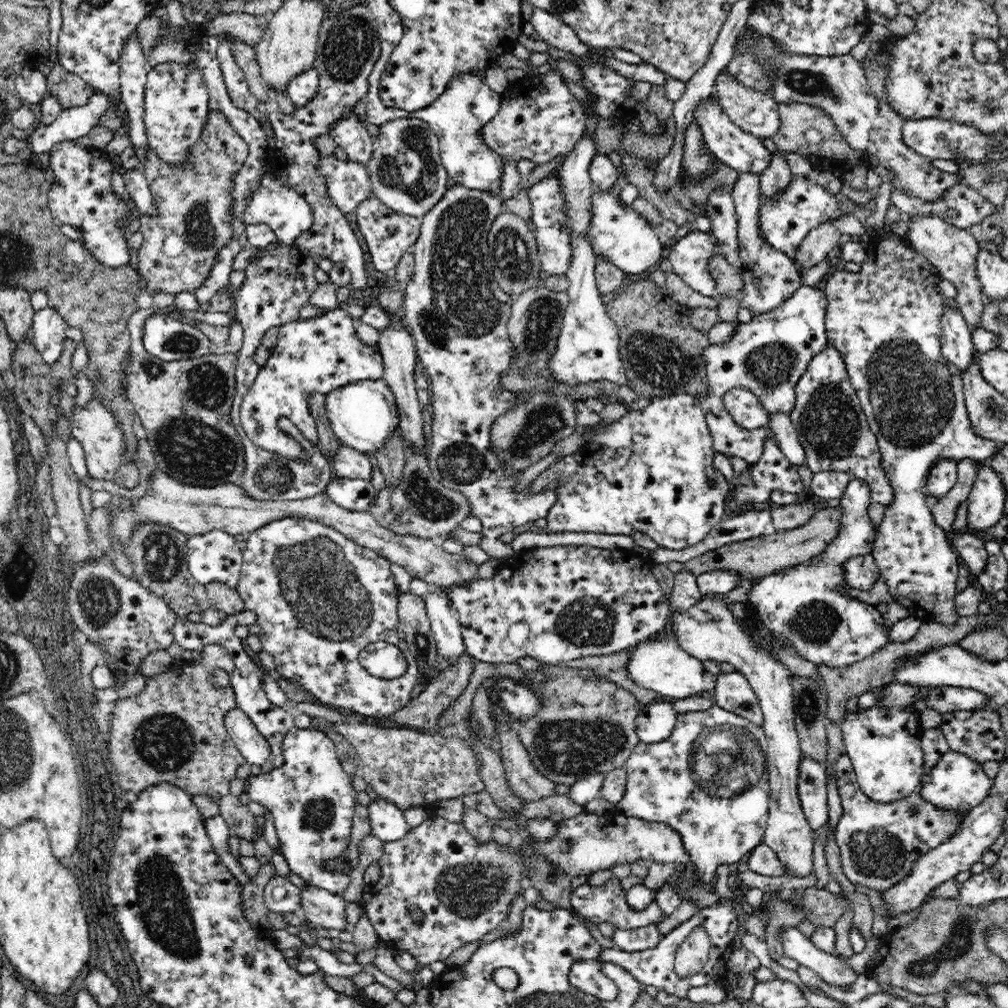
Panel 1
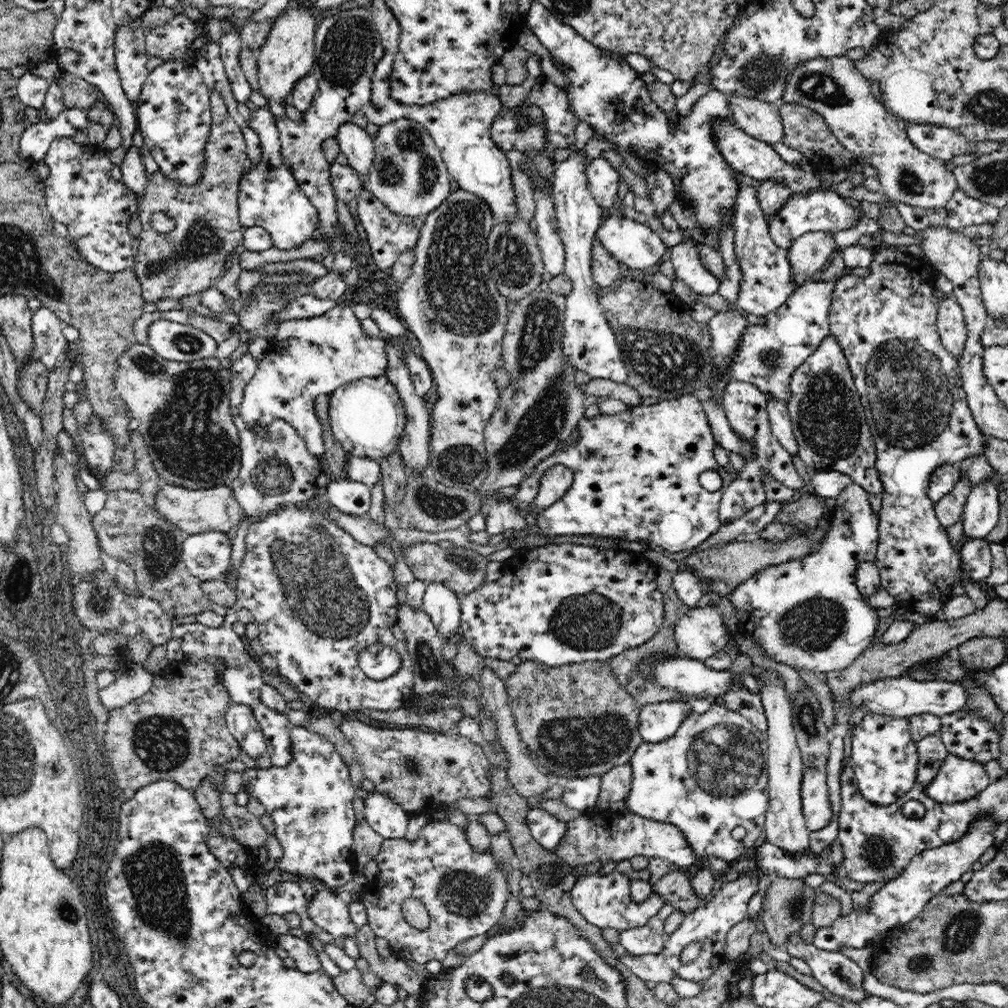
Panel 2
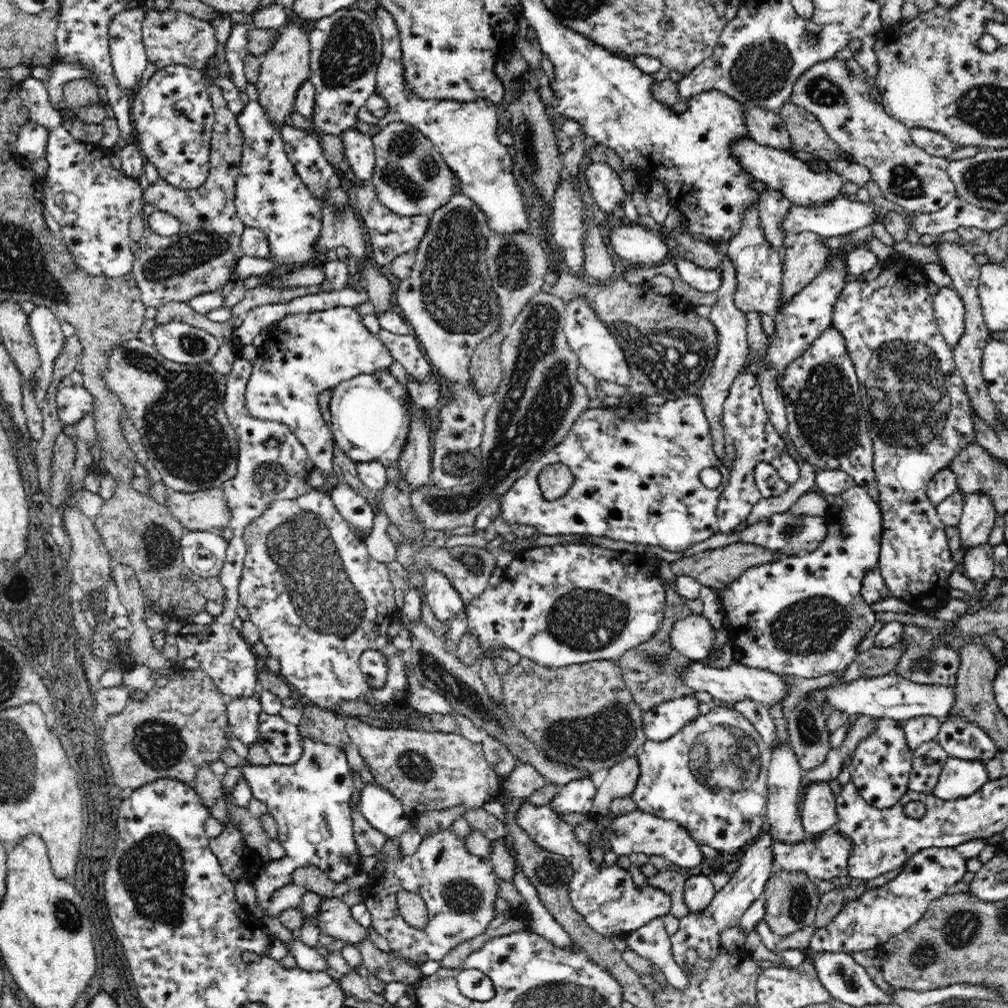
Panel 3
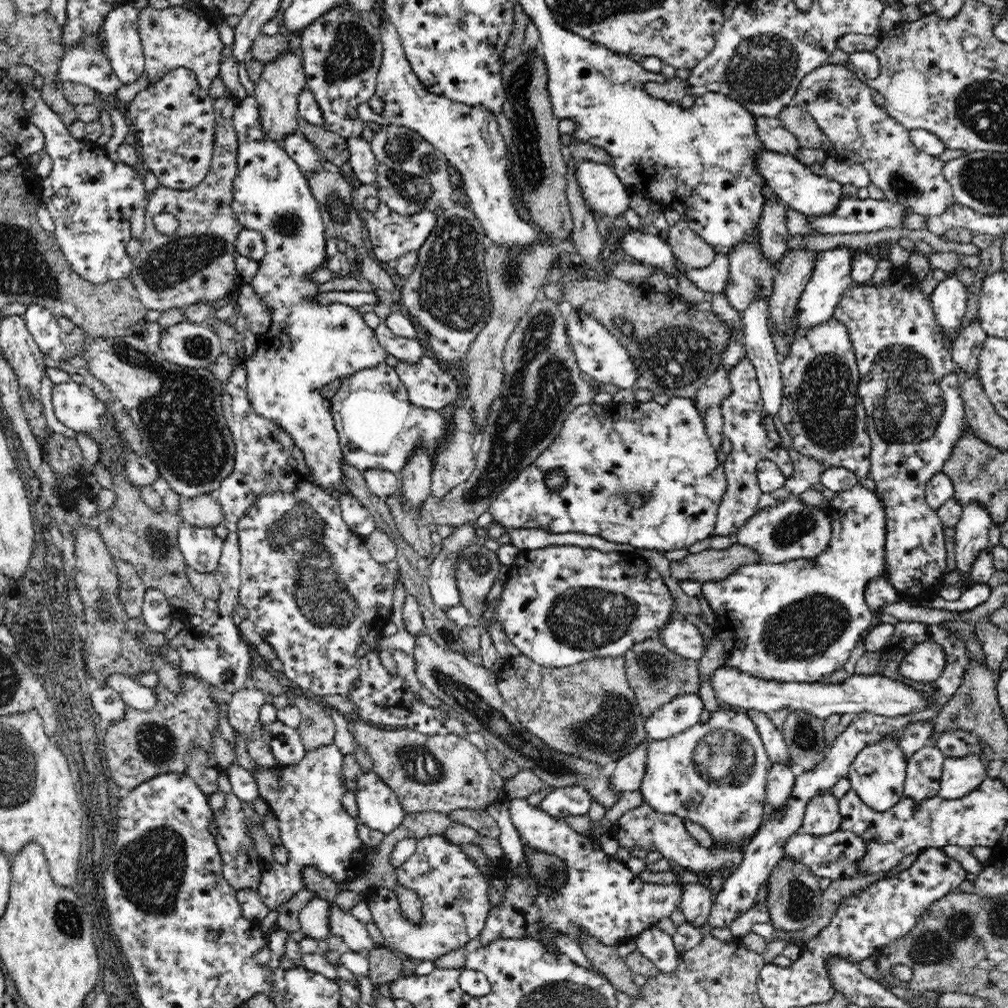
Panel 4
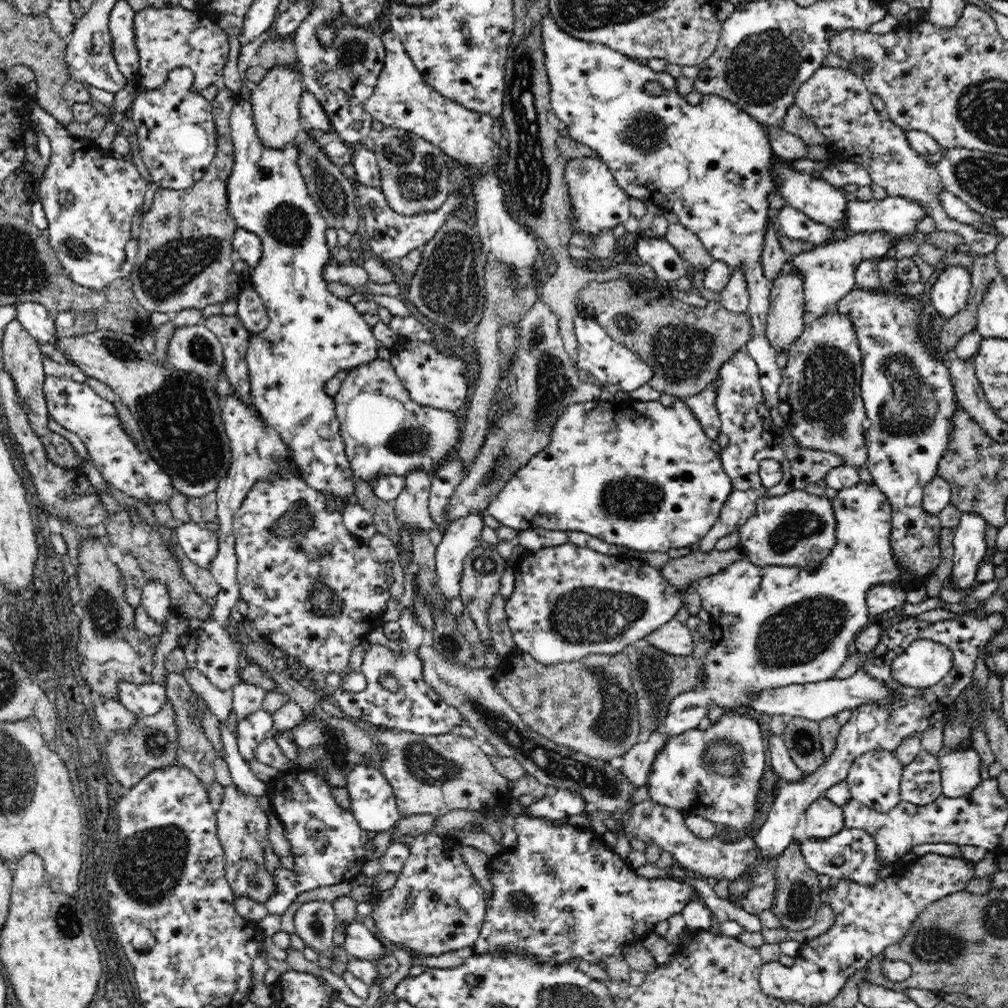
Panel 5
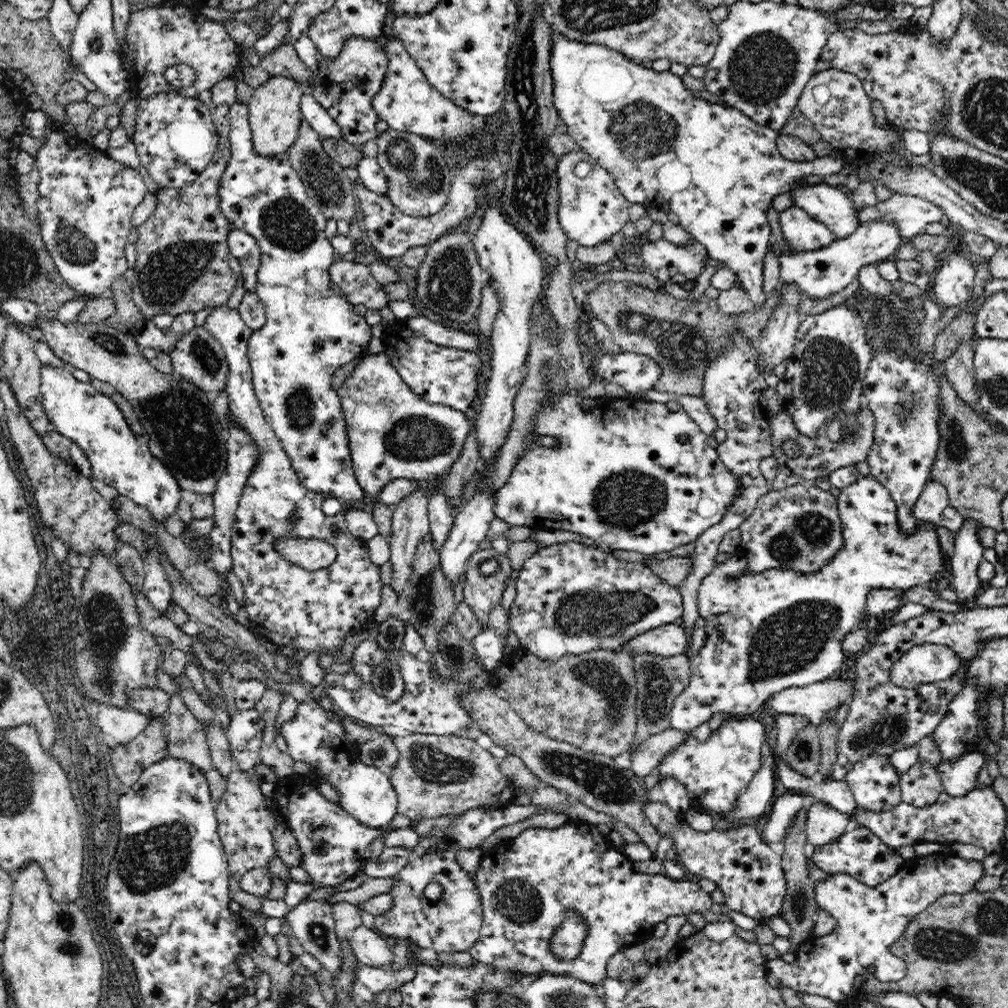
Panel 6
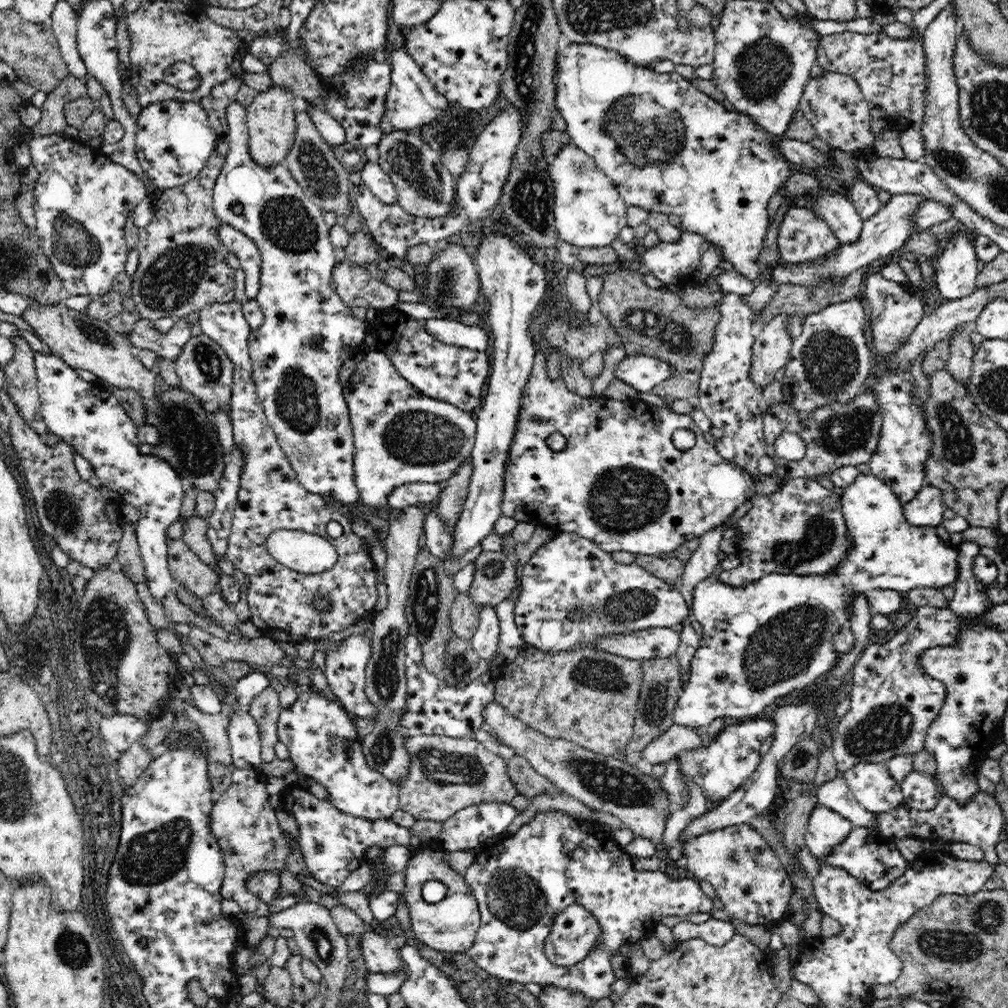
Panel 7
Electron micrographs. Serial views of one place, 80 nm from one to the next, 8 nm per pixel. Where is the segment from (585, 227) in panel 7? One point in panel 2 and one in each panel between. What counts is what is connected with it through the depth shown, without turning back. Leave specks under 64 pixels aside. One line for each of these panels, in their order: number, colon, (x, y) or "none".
2: (603, 177)
3: (606, 185)
4: (603, 192)
5: (597, 202)
6: (592, 209)

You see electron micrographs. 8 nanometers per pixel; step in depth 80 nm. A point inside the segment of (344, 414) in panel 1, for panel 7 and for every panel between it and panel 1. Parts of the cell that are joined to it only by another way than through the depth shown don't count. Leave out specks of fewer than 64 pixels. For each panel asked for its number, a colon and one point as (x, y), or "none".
2: (367, 417)
3: (370, 417)
4: (378, 426)
5: (385, 432)
6: (393, 434)
7: (402, 436)

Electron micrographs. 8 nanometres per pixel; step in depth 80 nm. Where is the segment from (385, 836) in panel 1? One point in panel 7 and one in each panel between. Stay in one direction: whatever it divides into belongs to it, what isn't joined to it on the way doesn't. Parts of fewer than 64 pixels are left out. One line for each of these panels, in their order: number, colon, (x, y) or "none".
2: (386, 817)
3: (383, 811)
4: (378, 807)
5: (372, 802)
6: (314, 736)
7: (323, 744)

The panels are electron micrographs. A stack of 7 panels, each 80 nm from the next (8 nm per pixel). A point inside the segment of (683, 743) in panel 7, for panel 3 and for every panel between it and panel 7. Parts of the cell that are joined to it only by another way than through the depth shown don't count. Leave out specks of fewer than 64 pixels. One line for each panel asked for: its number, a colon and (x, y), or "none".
3: (621, 780)
4: (630, 769)
5: (637, 764)
6: (646, 757)

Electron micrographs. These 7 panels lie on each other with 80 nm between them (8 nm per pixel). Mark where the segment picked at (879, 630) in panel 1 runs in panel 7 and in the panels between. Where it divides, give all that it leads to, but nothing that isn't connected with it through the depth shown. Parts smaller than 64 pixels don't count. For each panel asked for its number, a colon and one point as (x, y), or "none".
2: (808, 613)
3: (804, 615)
4: (798, 621)
5: (772, 626)
6: (769, 631)
7: (769, 638)

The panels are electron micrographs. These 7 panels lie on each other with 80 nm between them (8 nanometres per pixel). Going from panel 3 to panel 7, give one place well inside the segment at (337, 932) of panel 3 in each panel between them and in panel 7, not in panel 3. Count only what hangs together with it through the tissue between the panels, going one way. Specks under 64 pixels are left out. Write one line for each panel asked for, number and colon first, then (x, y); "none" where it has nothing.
4: (343, 924)
5: (360, 943)
6: (369, 947)
7: (379, 955)

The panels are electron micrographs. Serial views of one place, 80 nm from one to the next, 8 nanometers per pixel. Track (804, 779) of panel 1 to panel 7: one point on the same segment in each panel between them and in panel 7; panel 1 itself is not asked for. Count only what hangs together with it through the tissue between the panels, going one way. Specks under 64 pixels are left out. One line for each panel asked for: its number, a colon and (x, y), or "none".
2: (815, 802)
3: (819, 815)
4: (821, 816)
5: (824, 819)
6: (824, 824)
7: (826, 828)

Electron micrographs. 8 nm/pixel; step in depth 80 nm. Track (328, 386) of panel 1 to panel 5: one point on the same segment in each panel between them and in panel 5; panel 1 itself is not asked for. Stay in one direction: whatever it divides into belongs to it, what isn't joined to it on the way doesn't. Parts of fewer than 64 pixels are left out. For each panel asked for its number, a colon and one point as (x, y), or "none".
2: (308, 357)
3: (304, 354)
4: (309, 344)
5: (312, 335)

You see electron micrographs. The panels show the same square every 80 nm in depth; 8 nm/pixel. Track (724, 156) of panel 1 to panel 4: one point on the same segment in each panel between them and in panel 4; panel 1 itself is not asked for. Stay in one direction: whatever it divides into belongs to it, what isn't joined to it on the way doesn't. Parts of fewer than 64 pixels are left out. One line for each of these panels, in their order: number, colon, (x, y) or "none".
2: (747, 155)
3: (779, 170)
4: (813, 195)

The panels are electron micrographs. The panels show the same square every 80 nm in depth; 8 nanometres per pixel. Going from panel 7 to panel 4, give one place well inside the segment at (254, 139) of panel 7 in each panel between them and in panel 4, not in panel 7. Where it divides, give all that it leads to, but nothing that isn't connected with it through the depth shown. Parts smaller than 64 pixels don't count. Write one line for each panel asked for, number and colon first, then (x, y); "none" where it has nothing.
4: (278, 88)
5: (275, 99)
6: (275, 115)

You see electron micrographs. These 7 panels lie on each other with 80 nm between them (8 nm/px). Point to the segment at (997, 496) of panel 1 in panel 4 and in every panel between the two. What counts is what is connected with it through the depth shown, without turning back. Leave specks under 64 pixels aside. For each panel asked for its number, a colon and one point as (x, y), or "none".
2: (980, 515)
3: (978, 517)
4: (972, 530)

